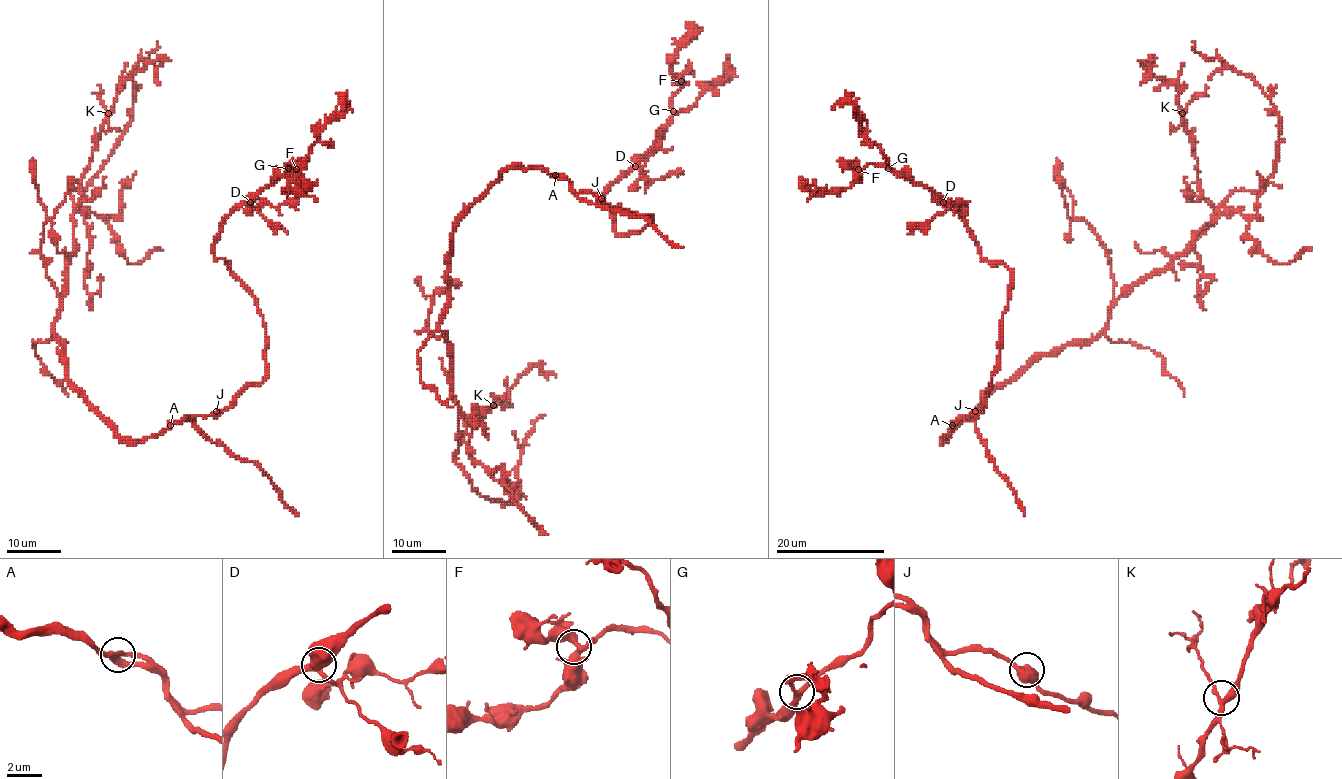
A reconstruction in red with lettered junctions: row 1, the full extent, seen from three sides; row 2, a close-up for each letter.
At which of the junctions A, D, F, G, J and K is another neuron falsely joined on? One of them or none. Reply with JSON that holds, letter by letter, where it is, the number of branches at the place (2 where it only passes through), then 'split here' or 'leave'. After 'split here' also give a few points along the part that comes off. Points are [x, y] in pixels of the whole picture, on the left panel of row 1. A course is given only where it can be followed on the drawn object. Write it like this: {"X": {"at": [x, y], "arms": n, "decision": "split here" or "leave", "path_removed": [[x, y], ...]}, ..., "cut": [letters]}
{"A": {"at": [170, 425], "arms": 3, "decision": "leave"}, "D": {"at": [250, 202], "arms": 3, "decision": "leave"}, "F": {"at": [296, 169], "arms": 3, "decision": "leave"}, "G": {"at": [288, 168], "arms": 3, "decision": "leave"}, "J": {"at": [216, 411], "arms": 3, "decision": "leave"}, "K": {"at": [108, 113], "arms": 3, "decision": "leave"}, "cut": []}

